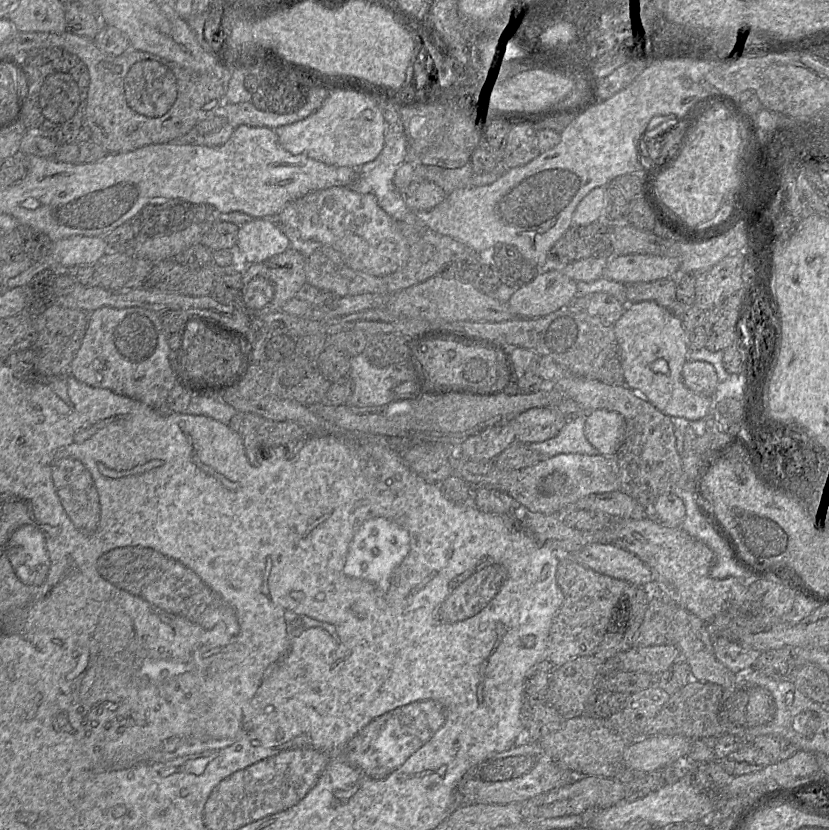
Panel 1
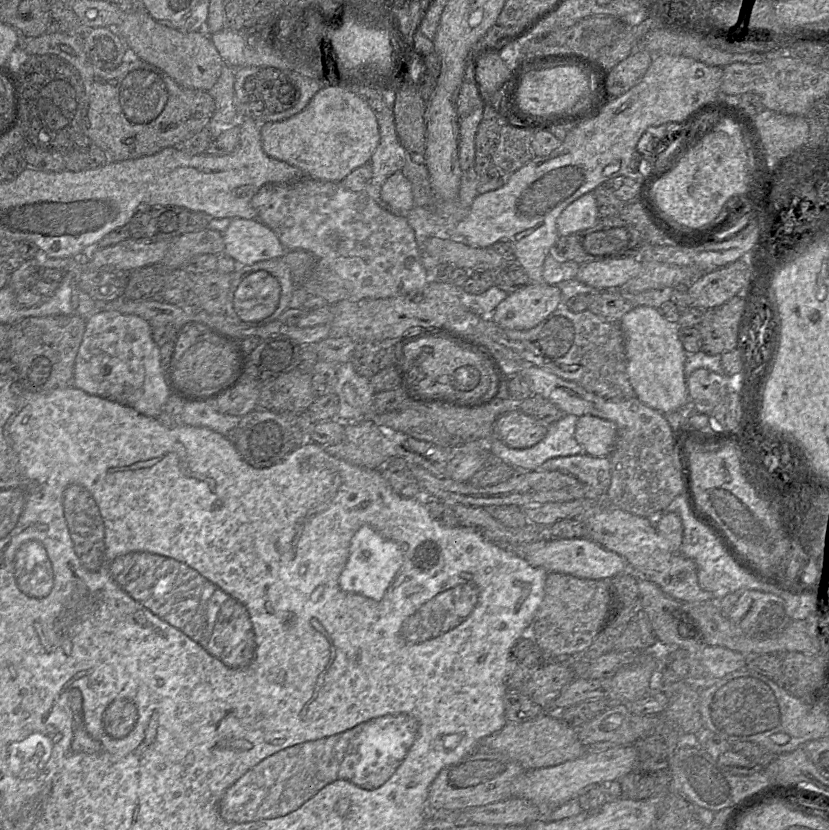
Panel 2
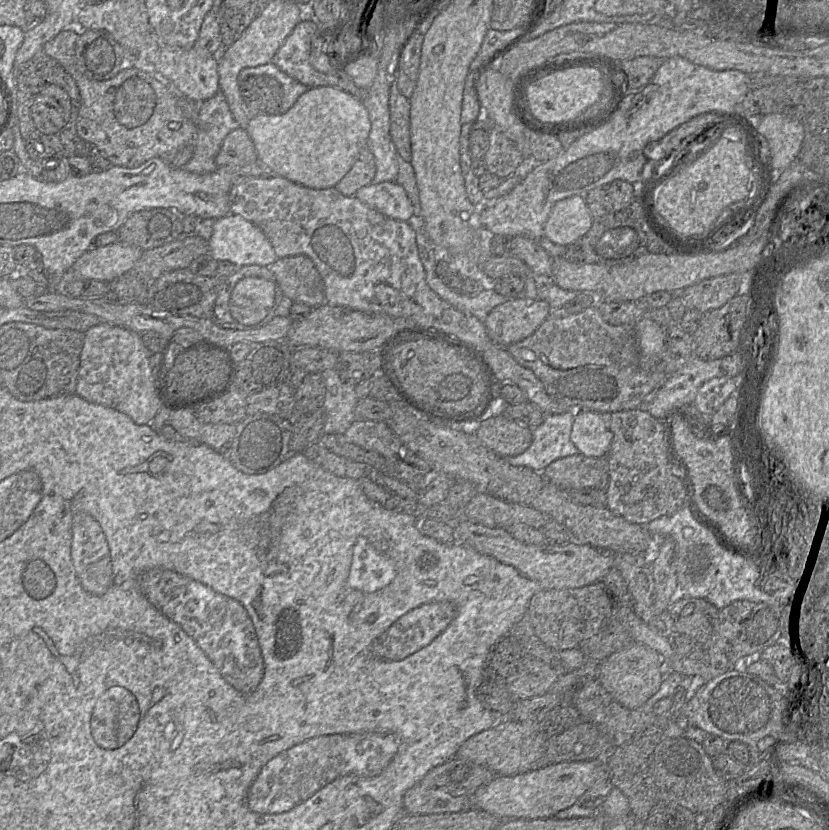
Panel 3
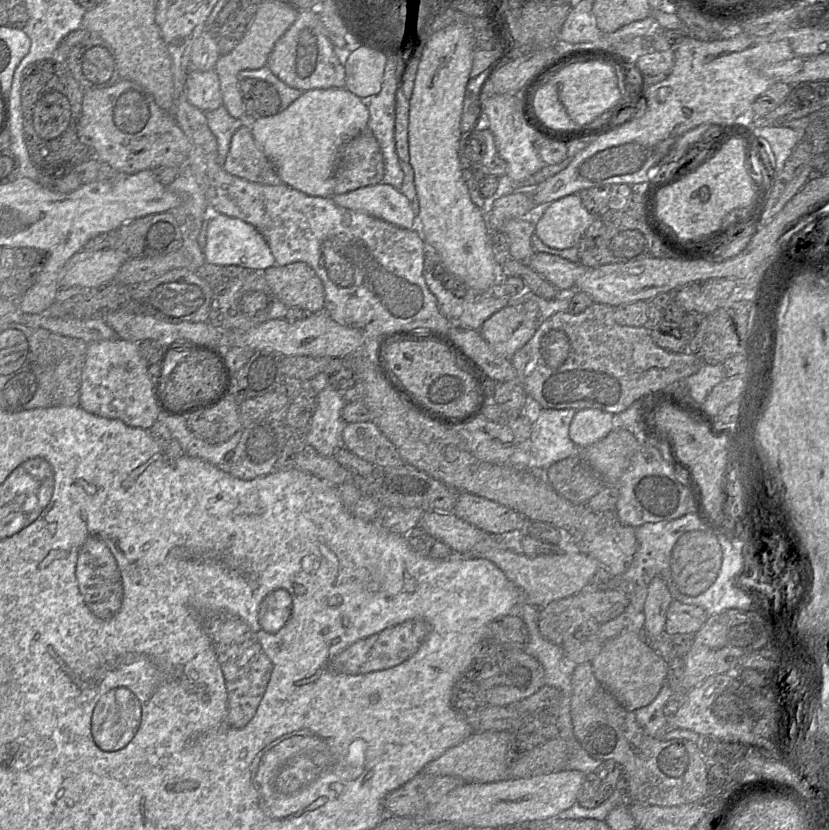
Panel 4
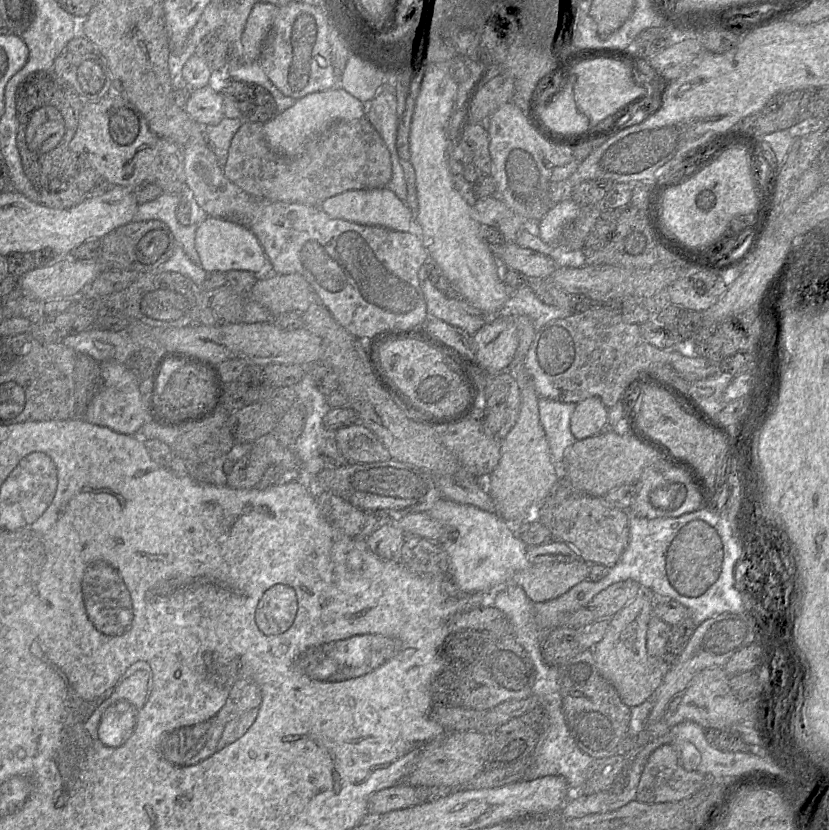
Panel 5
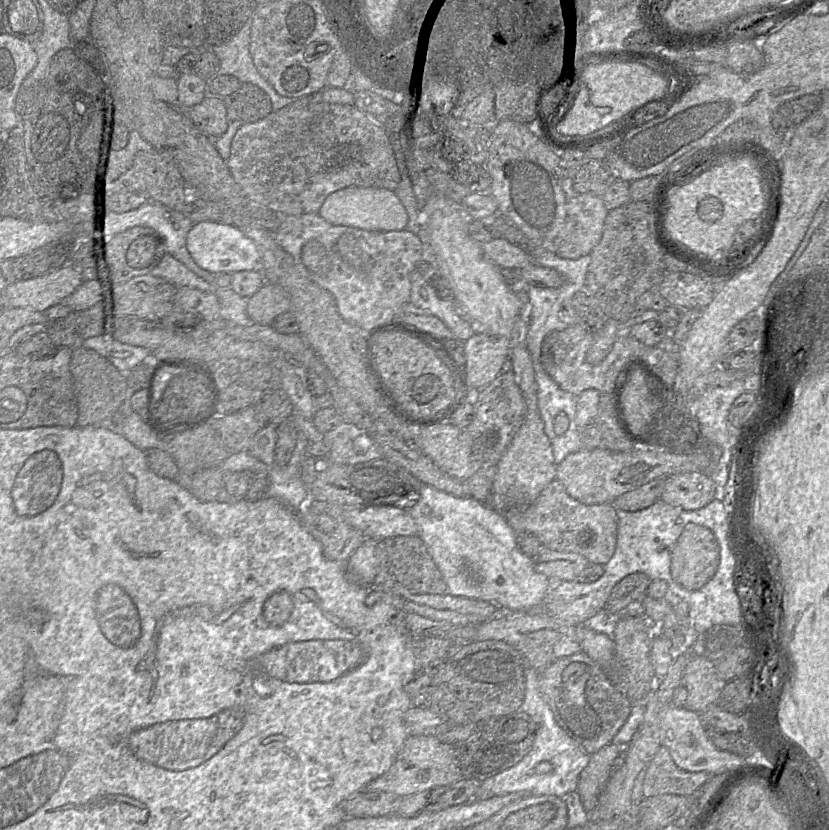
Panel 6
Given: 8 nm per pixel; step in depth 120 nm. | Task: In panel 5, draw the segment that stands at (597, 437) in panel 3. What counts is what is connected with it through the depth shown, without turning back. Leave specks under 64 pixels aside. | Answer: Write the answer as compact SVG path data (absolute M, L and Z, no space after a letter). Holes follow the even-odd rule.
M598 397L578 402L571 416L570 429L576 440L595 436L607 429L608 408Z

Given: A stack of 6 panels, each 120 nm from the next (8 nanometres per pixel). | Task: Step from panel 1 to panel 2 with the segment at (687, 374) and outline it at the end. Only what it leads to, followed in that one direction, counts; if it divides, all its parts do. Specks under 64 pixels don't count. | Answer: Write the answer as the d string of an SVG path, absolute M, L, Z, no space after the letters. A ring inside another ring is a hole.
M699 368L686 379L691 411L710 414L728 394L728 376Z

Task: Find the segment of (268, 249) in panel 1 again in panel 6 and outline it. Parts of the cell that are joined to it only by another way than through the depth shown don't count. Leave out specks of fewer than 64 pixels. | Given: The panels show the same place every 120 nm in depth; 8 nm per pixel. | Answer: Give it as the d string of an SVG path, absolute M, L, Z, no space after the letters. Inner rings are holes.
M214 221L195 223L187 234L186 247L197 265L210 273L259 269L259 253L255 243L236 226Z

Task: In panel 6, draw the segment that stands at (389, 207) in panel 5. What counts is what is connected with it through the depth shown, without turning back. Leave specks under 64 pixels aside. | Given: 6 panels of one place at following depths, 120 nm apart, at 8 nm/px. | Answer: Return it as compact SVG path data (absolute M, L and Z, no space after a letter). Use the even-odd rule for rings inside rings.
M350 186L328 195L318 214L328 223L367 231L399 231L406 228L407 212L396 194L385 188Z

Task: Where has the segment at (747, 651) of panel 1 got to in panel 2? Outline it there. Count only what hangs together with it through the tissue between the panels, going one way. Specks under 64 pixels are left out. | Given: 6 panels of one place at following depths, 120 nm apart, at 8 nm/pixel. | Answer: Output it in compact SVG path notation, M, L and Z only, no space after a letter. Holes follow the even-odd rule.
M705 646L701 653L701 663L708 676L720 679L725 675L745 669L747 660L741 653L721 646Z

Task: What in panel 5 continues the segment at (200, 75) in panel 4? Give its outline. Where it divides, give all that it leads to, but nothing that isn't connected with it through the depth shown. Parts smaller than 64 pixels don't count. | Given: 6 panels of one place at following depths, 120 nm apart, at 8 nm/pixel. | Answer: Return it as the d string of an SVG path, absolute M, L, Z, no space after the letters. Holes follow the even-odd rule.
M211 85L191 90L184 110L202 127L217 125L225 117L223 94L216 91Z

